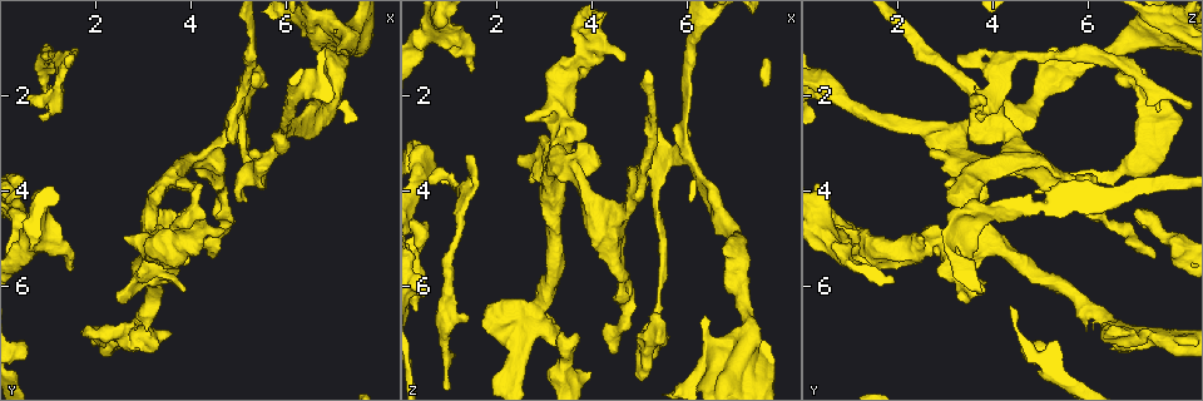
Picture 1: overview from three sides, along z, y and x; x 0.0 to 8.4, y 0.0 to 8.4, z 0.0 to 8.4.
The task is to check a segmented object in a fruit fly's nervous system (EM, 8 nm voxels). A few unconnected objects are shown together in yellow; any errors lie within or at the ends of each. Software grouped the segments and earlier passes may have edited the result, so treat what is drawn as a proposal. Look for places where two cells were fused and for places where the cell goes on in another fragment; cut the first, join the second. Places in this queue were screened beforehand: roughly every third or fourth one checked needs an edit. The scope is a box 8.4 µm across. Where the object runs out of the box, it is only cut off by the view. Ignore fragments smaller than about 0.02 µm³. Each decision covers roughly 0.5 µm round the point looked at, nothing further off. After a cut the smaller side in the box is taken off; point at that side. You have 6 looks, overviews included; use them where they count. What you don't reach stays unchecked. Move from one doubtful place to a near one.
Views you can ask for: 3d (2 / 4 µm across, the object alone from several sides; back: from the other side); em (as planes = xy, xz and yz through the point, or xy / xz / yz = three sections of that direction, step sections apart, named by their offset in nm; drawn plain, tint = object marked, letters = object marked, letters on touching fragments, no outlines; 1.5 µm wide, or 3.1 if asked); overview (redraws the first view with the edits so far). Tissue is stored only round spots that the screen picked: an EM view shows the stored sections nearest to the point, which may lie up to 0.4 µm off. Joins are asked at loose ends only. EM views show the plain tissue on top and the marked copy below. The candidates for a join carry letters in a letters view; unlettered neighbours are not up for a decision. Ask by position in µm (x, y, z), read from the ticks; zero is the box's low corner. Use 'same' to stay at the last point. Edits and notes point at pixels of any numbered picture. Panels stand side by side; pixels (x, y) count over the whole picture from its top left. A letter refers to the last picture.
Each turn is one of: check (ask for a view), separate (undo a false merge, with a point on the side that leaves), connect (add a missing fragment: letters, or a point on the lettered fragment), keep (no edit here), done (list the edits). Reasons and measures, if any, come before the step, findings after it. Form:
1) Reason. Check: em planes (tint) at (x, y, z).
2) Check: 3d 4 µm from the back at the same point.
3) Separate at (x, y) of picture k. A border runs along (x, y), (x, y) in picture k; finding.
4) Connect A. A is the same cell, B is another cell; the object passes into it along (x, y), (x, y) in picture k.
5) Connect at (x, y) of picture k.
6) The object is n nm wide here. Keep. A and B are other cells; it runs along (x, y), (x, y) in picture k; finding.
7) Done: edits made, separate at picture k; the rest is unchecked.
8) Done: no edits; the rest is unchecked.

Free end. Check: 3d 4 µm at (5.25, 1.65, 6.55).

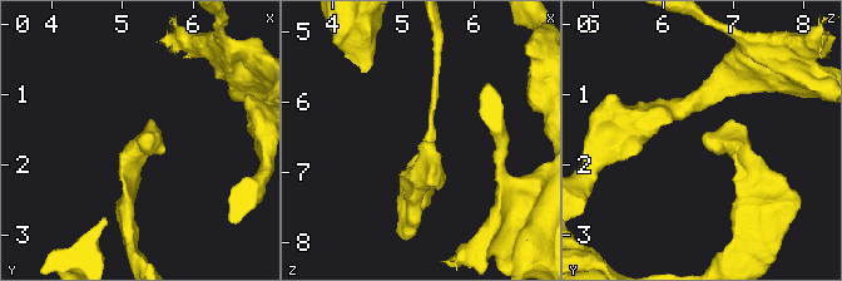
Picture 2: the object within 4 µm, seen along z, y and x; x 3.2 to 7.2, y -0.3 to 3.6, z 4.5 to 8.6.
Check: em planes (letters) at (5.30, 1.65, 6.55).

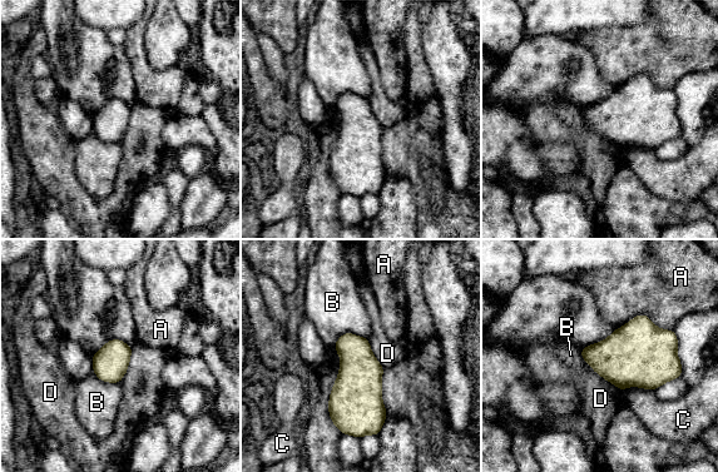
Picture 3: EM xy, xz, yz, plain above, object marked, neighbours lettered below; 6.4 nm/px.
Keep. A, B, C and D are other cells; a border runs along (366, 337), (343, 333), (332, 344) in picture 3; none of them fits.

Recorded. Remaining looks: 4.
Branch point. Check: em xy step 8 (tint) at (6.05, 2.85, 3.30).

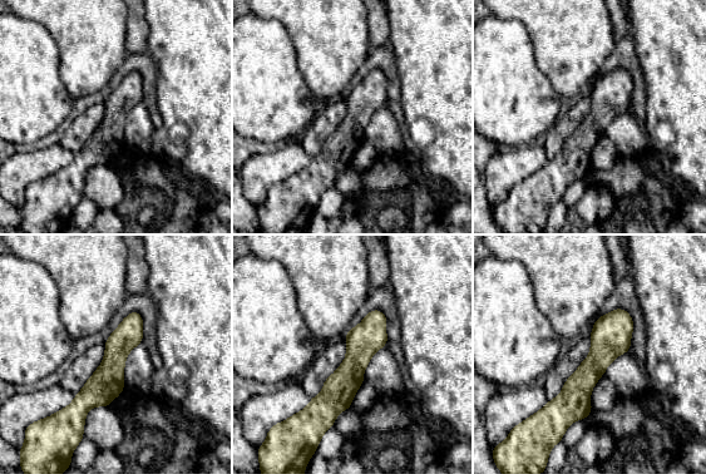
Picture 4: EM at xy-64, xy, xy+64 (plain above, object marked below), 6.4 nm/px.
Cut it another way. Check: em planes (letters) at the same point.

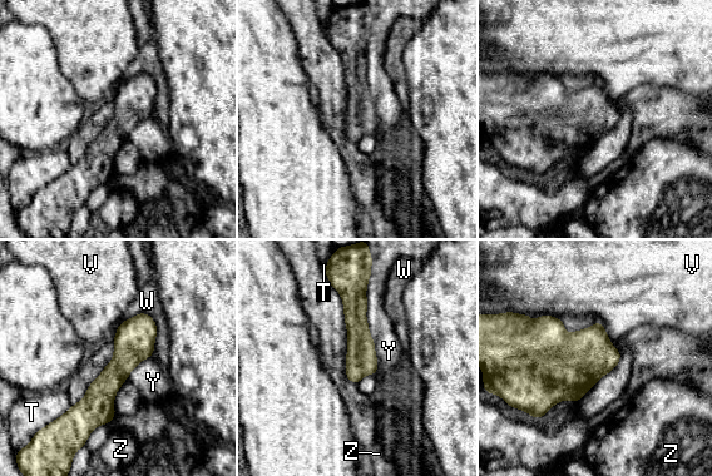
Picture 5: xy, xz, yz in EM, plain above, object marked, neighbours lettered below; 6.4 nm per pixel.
Keep. T, V, W, Y and Z are other cells; all the same cell.

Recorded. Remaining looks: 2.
Free end. Check: 3d 2 µm at (1.50, 5.60, 1.50).

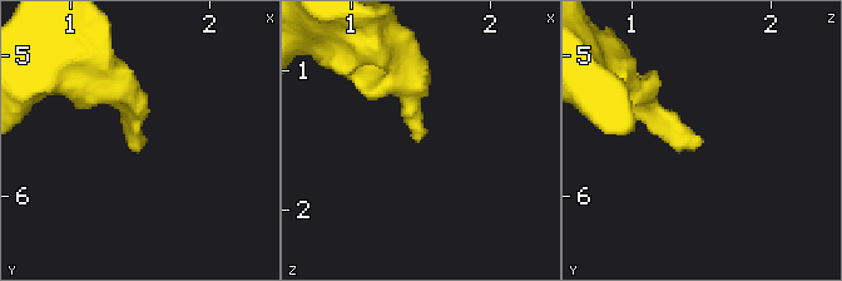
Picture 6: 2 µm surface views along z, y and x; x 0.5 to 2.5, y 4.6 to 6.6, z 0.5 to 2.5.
Check: em planes (letters) at (1.50, 5.64, 1.46).

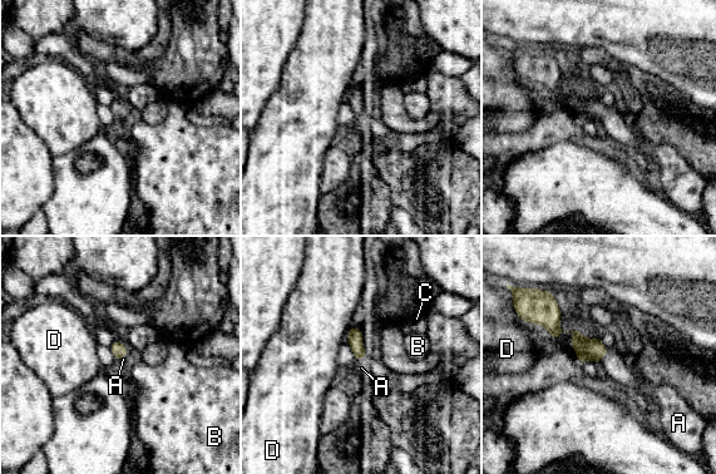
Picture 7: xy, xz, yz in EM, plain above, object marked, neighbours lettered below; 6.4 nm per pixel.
Connect A. A is the same cell, B, C and D are other cells; the object passes into it along (355, 335), (360, 359), (361, 368) in picture 7; the cell continues.

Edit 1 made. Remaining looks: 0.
Done: edits made, connect at picture 7; the rest is unchecked.

